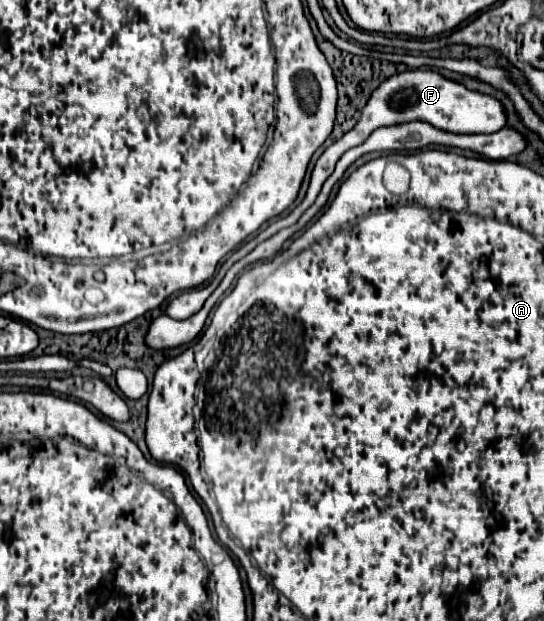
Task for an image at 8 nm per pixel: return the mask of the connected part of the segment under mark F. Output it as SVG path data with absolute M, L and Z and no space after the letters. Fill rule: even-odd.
M416 68L416 70L406 70L406 72L400 72L400 74L394 74L390 76L388 80L384 80L370 96L368 104L364 106L362 110L362 116L358 120L358 124L348 132L344 134L338 142L334 142L332 146L326 148L326 152L318 158L314 170L312 170L312 180L310 180L310 188L306 192L306 198L302 200L300 206L296 206L288 216L280 218L280 220L274 220L266 230L262 230L258 236L254 236L250 242L242 244L230 258L228 262L222 266L222 272L218 276L214 276L210 280L210 284L202 286L202 288L196 288L196 290L188 290L188 292L182 292L180 296L176 296L166 314L176 318L176 320L186 320L190 316L194 316L202 306L204 302L208 300L208 296L216 290L216 286L220 284L224 272L234 264L238 262L242 256L246 256L248 252L252 252L260 242L268 240L270 236L274 236L278 230L282 228L288 228L292 224L298 222L298 218L310 208L310 204L314 204L318 192L322 190L322 184L326 182L326 178L334 172L334 166L336 162L340 160L340 156L362 144L376 128L380 126L390 126L390 124L402 124L402 122L410 122L410 120L424 120L424 122L430 122L432 126L436 128L442 128L442 130L450 130L450 132L458 132L458 134L490 134L490 132L498 132L506 126L506 108L502 106L500 100L496 100L494 96L488 96L488 94L482 94L482 92L476 92L476 90L468 90L464 84L460 82L454 82L454 80L448 80L444 78L440 72L432 70L432 68Z

